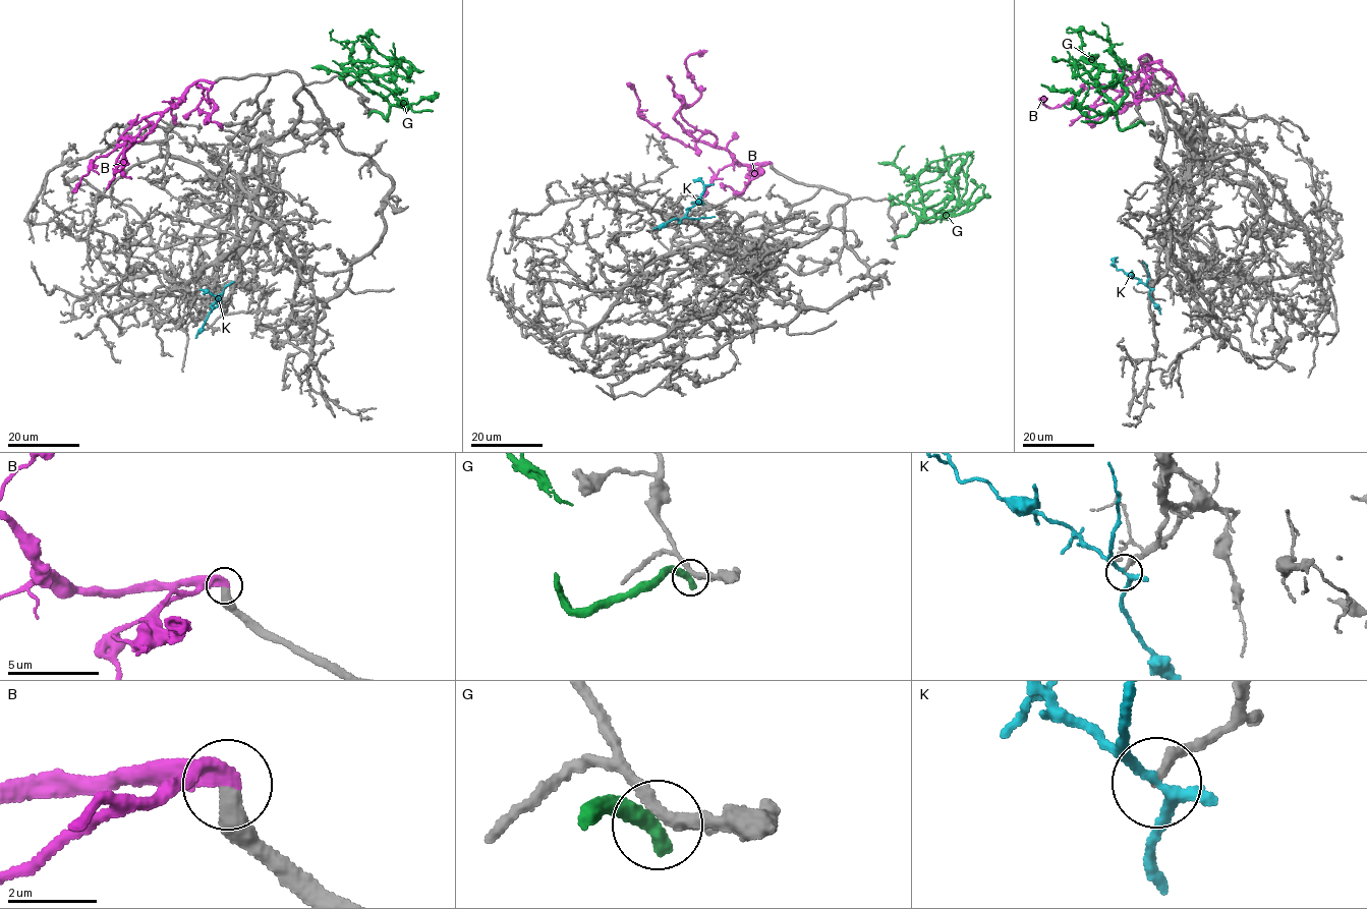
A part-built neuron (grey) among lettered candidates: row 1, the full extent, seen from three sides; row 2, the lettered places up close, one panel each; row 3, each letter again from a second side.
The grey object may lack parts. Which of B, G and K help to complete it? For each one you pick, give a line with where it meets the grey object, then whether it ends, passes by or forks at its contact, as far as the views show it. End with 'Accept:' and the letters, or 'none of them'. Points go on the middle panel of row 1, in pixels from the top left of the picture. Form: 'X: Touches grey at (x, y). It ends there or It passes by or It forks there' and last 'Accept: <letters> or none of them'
B: Touches grey at (771, 164). It passes by
Accept: B

